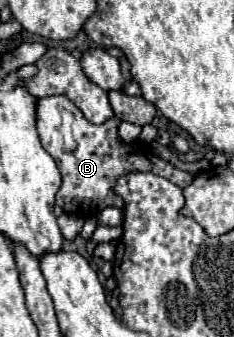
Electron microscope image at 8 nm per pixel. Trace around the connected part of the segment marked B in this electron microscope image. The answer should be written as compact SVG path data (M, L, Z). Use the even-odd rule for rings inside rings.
M63 95L39 99L39 103L37 103L37 131L39 131L43 147L57 161L57 167L63 175L63 185L57 193L57 205L61 205L65 209L65 213L77 213L79 217L91 217L91 215L97 215L101 209L111 207L111 205L122 209L123 199L117 197L111 191L111 187L115 185L117 177L121 177L125 173L131 173L131 171L157 173L161 177L169 179L171 183L175 183L181 189L187 187L193 181L193 177L187 171L181 171L181 169L173 167L169 161L157 157L147 145L141 143L141 147L139 147L137 143L133 143L133 147L131 147L131 143L123 143L117 135L119 123L121 123L119 117L111 117L109 121L105 121L101 125L93 125ZM61 111L69 111L71 115L75 115L75 123L73 123L75 147L67 147L63 137L57 131L59 129L57 113L61 113Z

